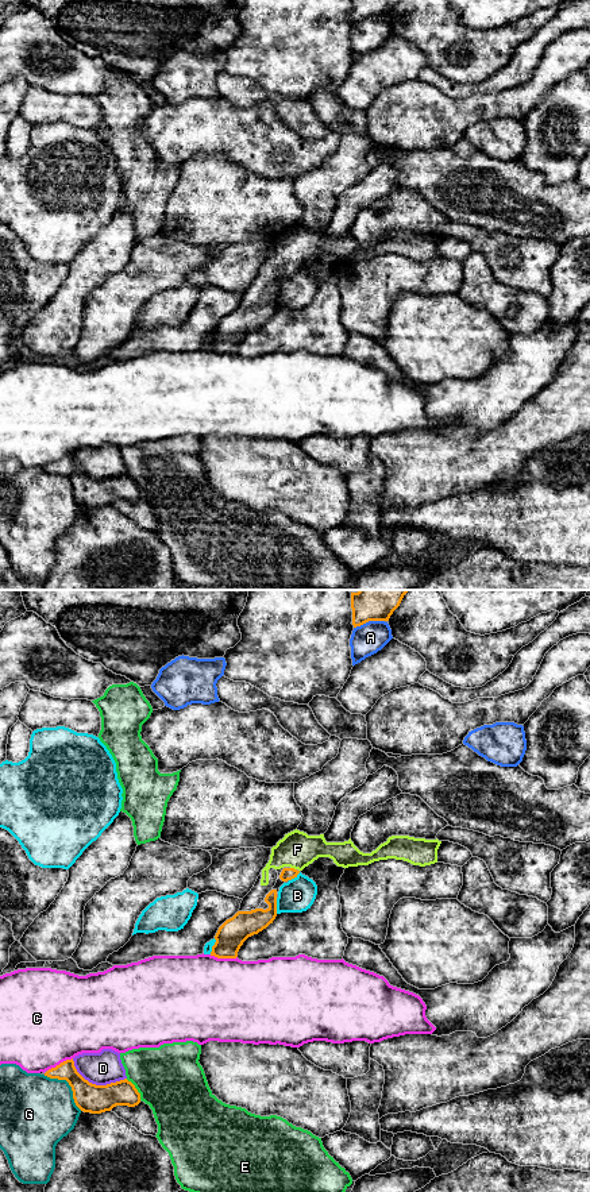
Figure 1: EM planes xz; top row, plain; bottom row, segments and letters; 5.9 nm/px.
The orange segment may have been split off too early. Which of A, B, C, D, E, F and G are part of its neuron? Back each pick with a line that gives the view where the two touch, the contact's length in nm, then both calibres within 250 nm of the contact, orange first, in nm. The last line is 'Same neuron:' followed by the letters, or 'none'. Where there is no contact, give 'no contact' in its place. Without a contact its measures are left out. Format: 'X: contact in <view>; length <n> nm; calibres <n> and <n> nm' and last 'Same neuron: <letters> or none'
F: contact in xz; length 40 nm; calibres 80 and 220 nm
Same neuron: F

